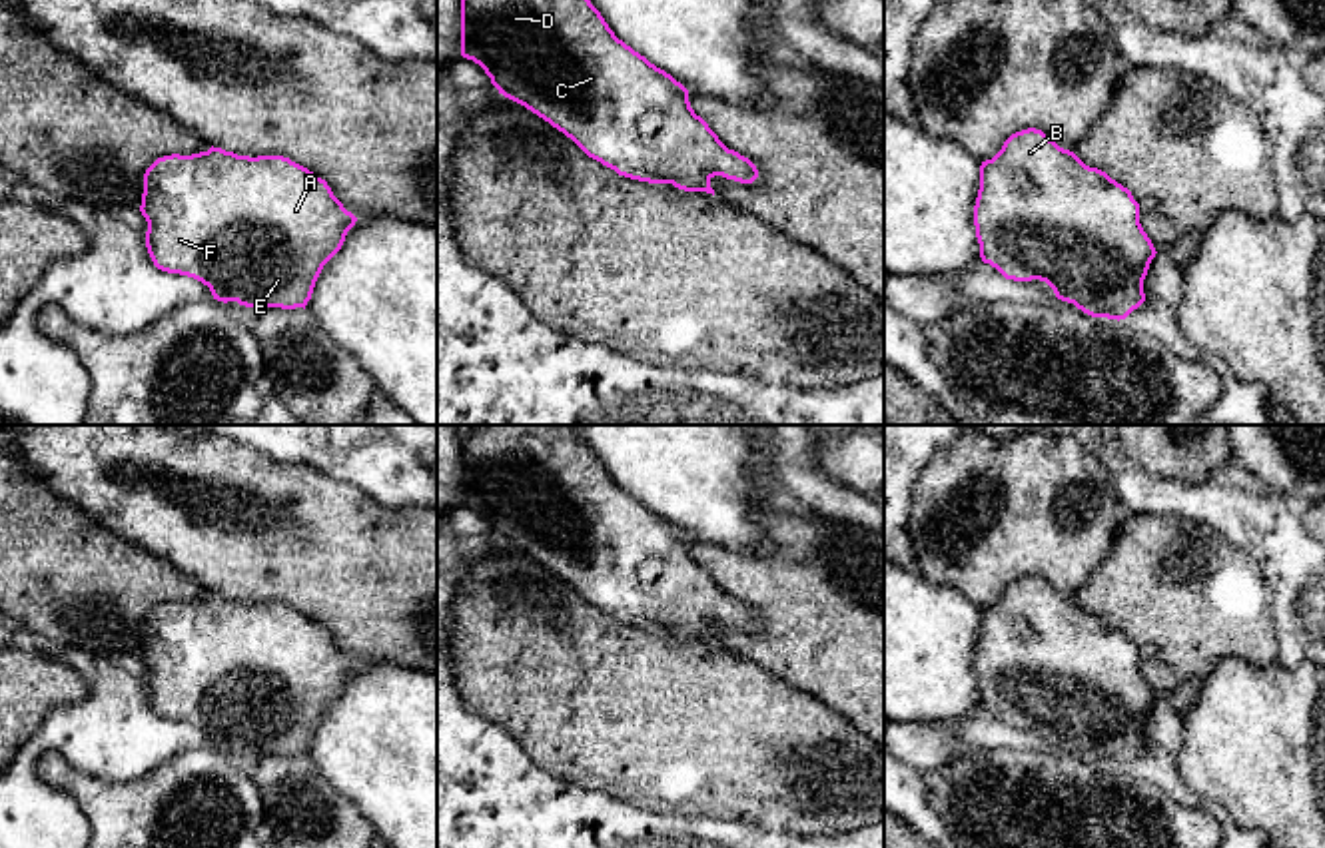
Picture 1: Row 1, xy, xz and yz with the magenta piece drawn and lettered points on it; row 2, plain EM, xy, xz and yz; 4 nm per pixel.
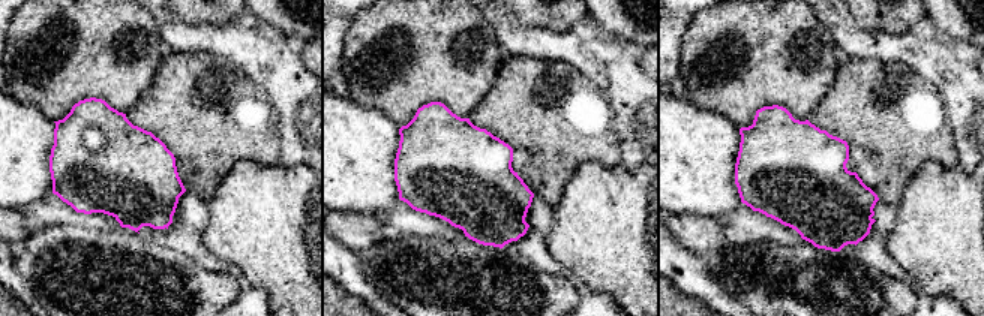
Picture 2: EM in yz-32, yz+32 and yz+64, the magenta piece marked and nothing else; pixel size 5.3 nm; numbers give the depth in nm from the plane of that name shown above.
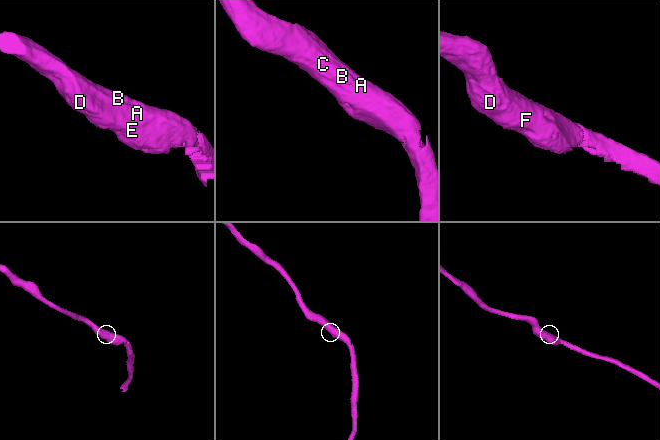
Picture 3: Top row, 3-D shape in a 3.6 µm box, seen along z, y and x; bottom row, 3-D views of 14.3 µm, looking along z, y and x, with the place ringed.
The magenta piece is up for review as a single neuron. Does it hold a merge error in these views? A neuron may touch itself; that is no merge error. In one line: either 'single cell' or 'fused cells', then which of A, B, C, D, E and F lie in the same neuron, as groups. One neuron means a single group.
single cell; A B C D E F

